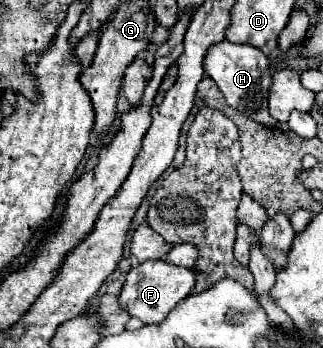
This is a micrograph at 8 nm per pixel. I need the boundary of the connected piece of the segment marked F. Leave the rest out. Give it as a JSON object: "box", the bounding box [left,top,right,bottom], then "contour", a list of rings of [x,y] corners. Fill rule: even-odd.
{"box":[119,260,195,324],"contour":[[[147,260],[141,262],[137,268],[131,268],[127,272],[125,286],[119,294],[119,306],[129,312],[129,316],[139,318],[143,324],[155,324],[161,322],[179,300],[191,294],[191,288],[195,286],[195,276],[189,268],[167,264],[165,260]]]}

